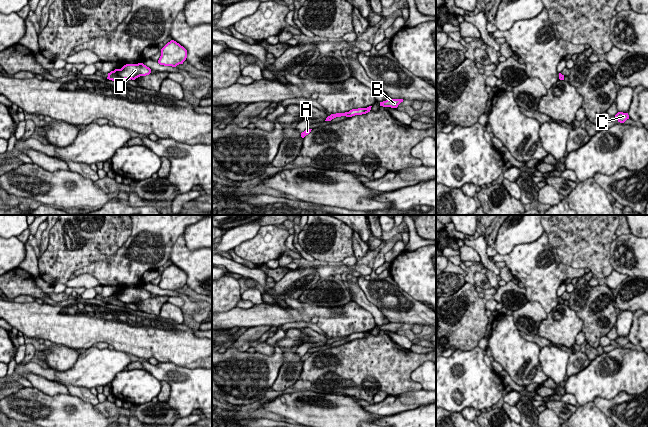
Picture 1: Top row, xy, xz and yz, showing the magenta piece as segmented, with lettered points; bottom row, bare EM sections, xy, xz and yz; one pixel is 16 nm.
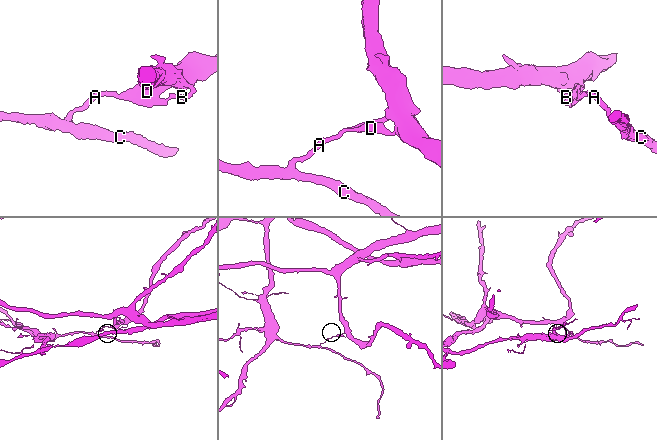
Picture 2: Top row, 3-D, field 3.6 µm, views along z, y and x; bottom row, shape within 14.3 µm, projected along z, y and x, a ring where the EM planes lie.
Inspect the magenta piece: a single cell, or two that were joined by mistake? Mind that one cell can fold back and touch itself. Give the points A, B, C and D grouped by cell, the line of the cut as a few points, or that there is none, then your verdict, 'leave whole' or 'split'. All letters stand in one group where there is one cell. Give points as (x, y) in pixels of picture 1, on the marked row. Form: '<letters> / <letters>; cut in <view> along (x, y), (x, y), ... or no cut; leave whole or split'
A B C / D; cut in xy along (108, 76), (115, 75), (124, 79); split

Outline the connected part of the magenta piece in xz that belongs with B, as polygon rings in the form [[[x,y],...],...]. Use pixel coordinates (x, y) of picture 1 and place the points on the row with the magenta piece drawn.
[[[389,98],[386,101],[380,102],[380,106],[383,107],[391,107],[391,108],[397,108],[398,105],[403,102],[403,99],[391,99]]]

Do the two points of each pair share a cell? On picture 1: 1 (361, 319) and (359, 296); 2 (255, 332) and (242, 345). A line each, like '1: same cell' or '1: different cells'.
1: different cells
2: same cell

